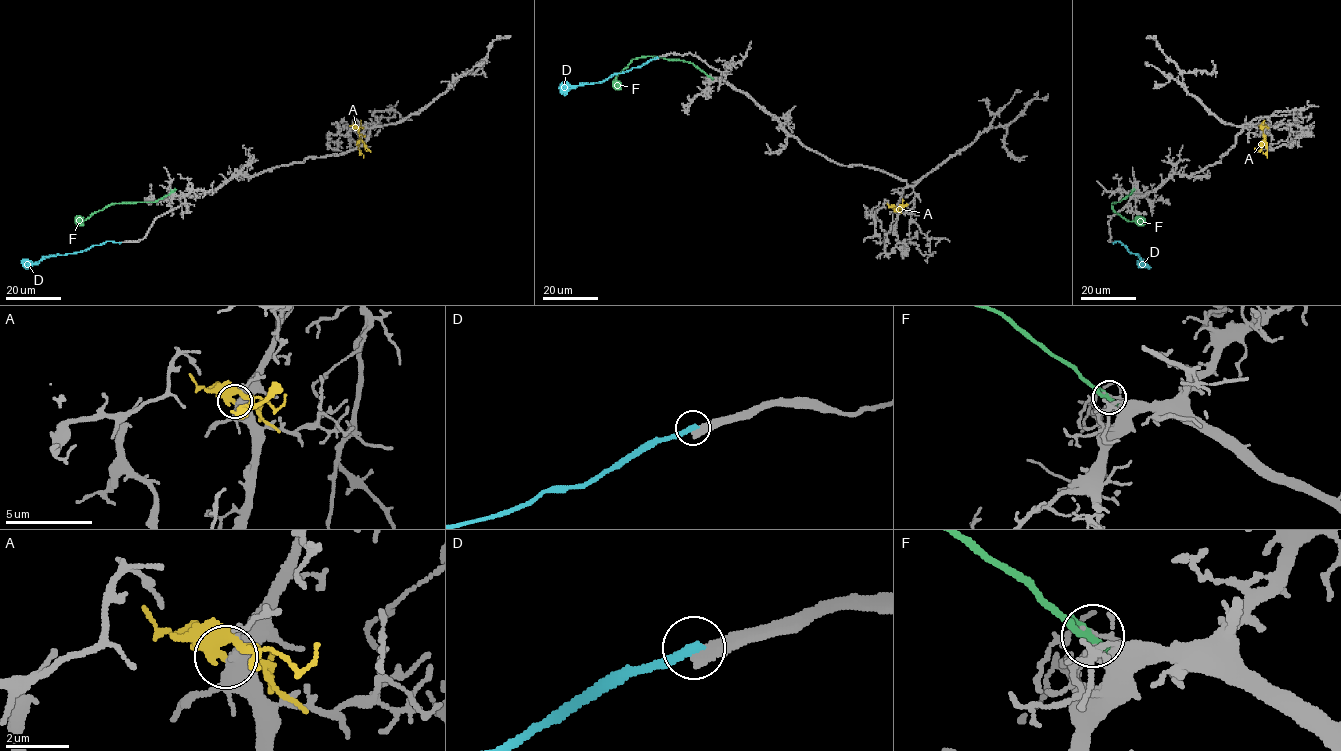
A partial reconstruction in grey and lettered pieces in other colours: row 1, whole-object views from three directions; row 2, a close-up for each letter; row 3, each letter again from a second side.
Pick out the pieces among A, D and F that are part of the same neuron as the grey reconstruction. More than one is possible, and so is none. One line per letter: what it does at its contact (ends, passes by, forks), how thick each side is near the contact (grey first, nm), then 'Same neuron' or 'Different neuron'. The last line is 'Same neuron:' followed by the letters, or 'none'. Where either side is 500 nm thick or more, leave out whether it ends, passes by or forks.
A: It ends there. Thickness 400 nm (grey) against 440 nm. Different neuron
D: It ends there. Thickness 360 nm (grey) against 320 nm. Different neuron
F: It passes by. Thickness 150 nm (grey) against 220 nm. Different neuron
Same neuron: none

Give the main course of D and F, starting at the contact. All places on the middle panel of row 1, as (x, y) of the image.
D: (656, 57), (604, 80), (581, 83), (560, 92)
F: (710, 76), (690, 63), (642, 56), (633, 58), (615, 78), (617, 90)

